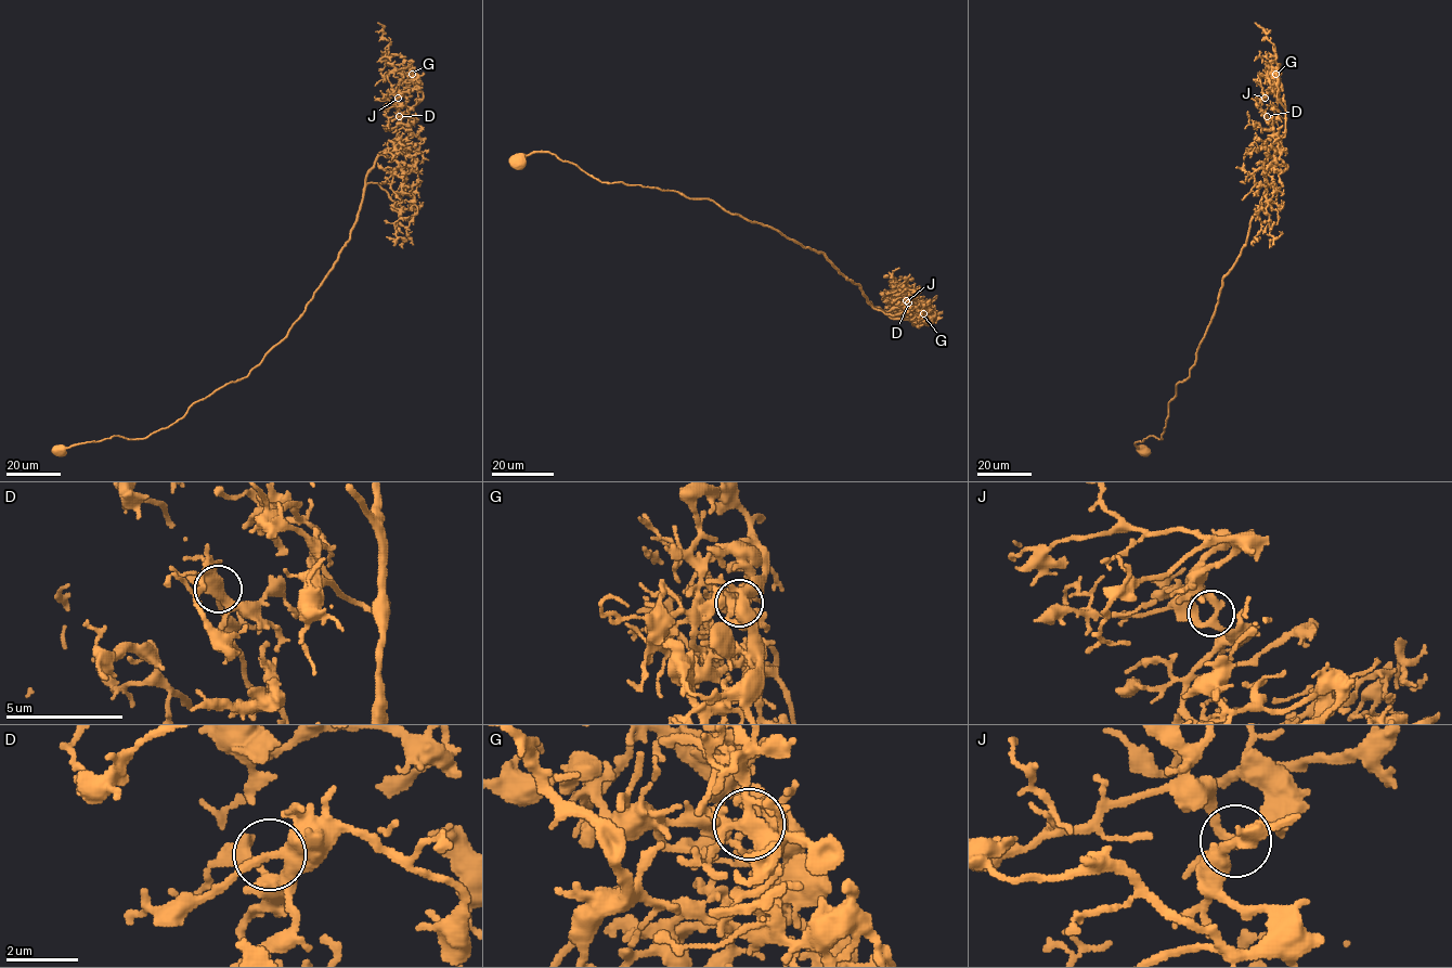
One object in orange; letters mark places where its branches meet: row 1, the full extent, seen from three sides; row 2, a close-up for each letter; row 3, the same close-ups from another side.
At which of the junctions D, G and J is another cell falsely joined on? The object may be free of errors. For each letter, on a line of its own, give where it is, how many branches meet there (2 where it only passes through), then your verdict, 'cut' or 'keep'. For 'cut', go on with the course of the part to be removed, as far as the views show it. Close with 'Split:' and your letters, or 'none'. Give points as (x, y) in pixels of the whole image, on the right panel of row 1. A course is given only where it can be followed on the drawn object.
D: place (1267, 116); branches 3; keep
G: place (1275, 74); branches 3; cut
J: place (1265, 98); branches 3; keep
Split: G

